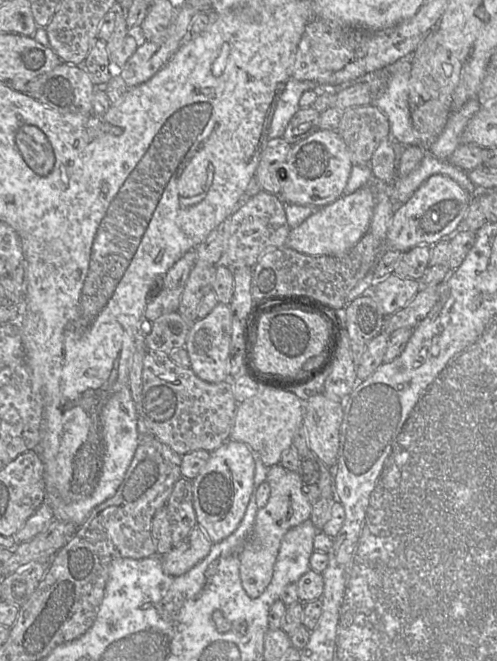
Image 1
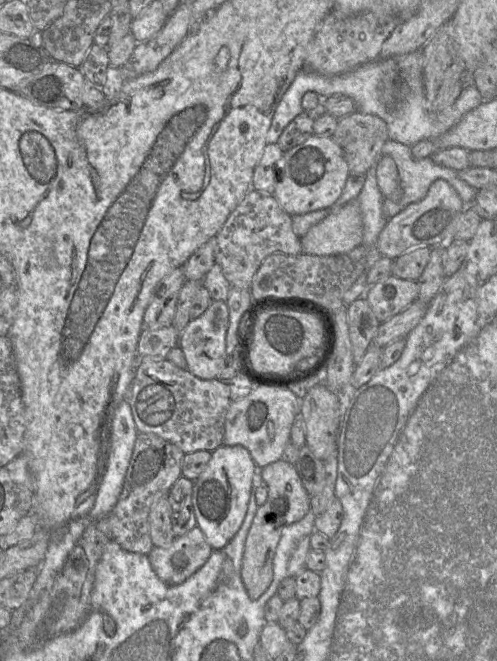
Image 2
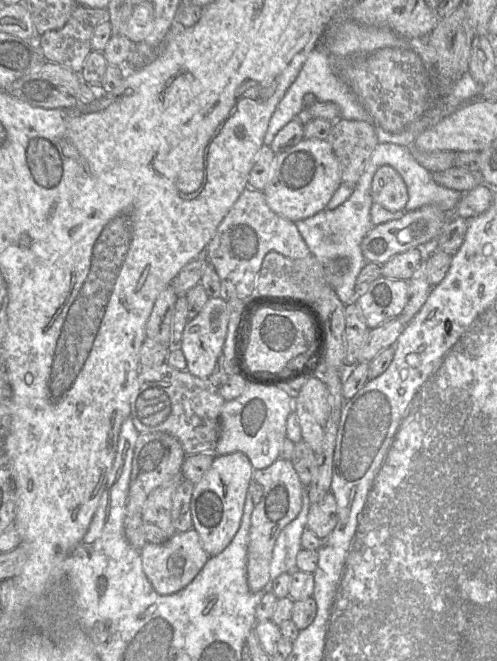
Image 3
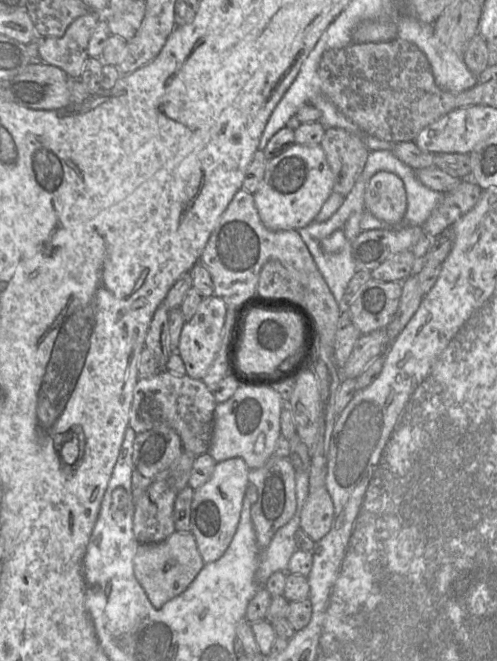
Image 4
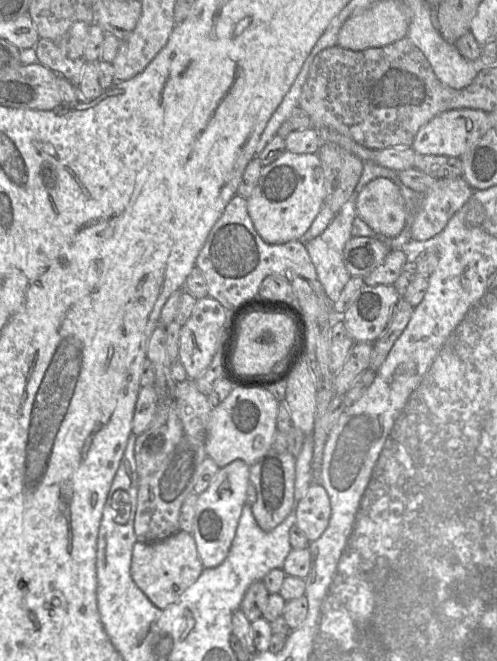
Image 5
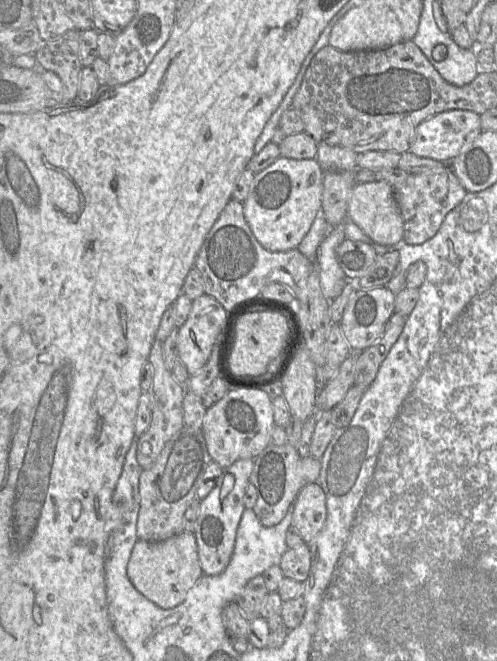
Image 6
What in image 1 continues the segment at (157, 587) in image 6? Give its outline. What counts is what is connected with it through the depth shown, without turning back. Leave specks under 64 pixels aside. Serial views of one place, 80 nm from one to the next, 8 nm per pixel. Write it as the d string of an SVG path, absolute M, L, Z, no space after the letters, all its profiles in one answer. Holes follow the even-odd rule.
M196 524L179 545L160 556L164 573L173 577L185 574L208 555L212 544Z

